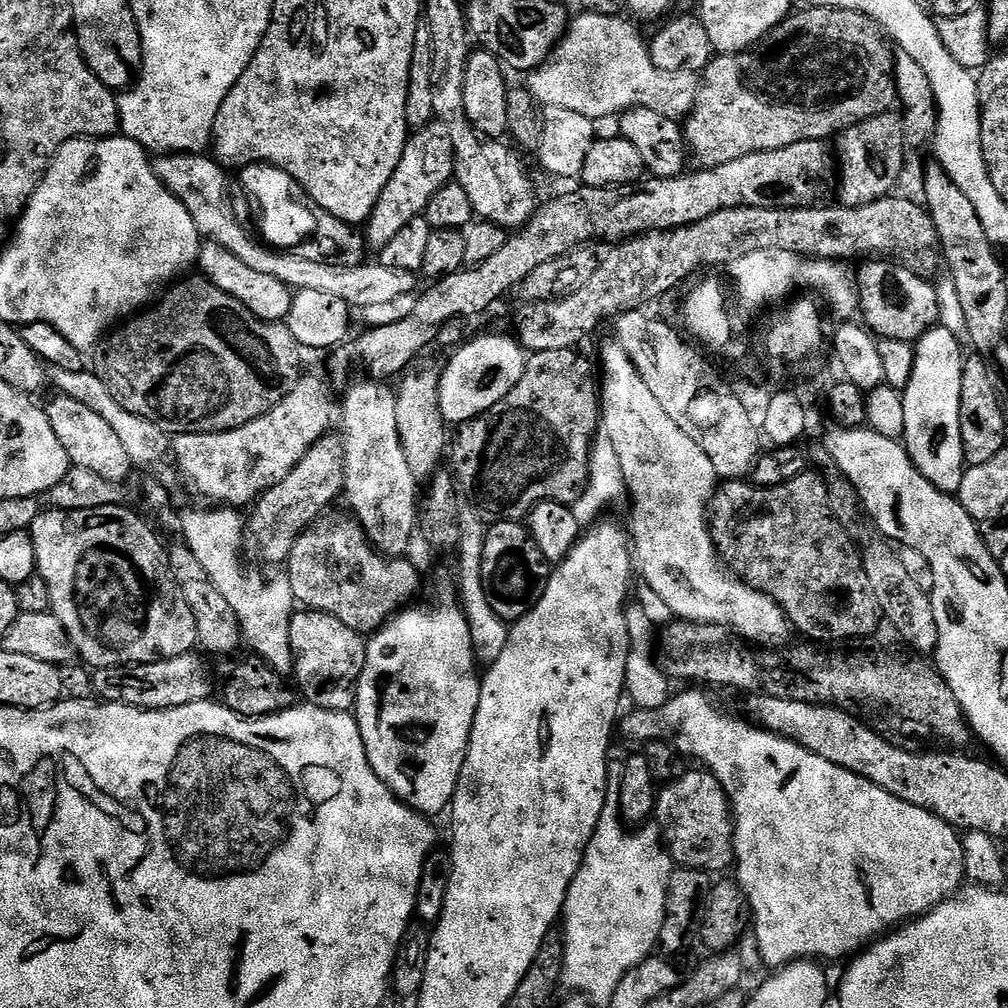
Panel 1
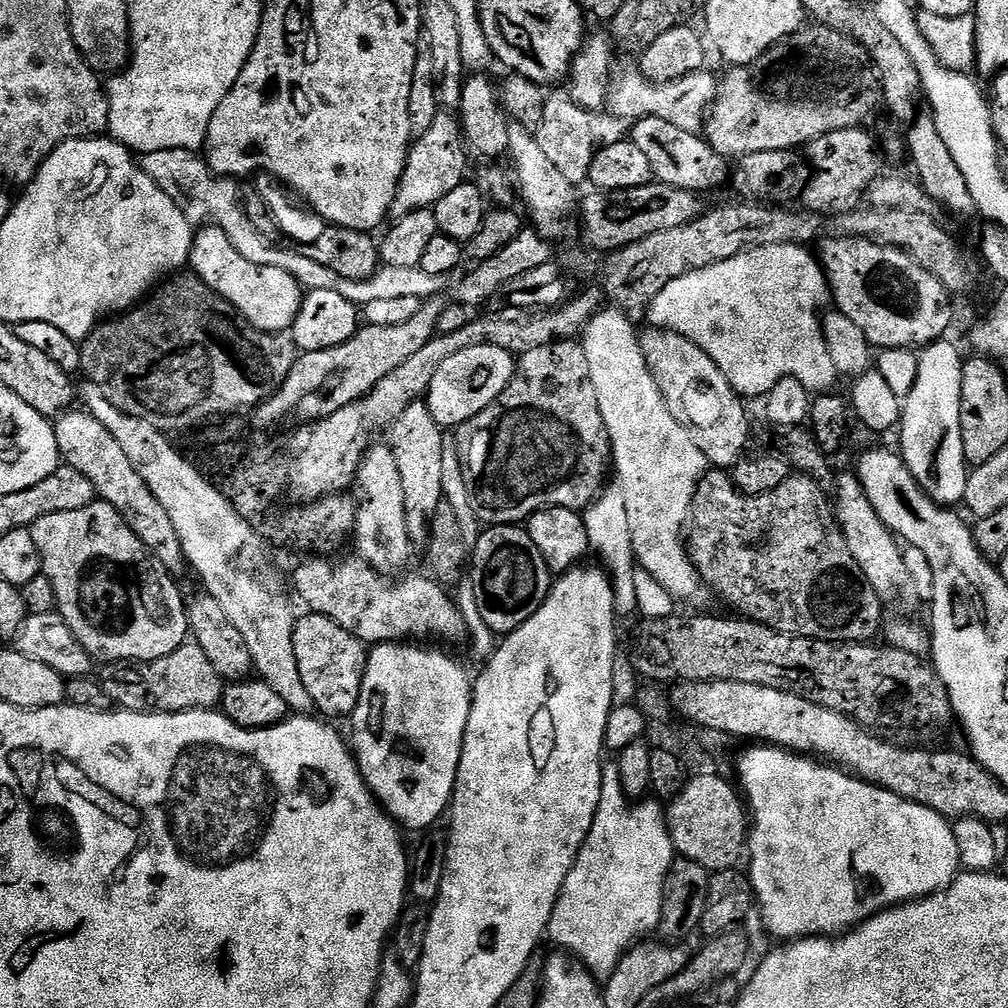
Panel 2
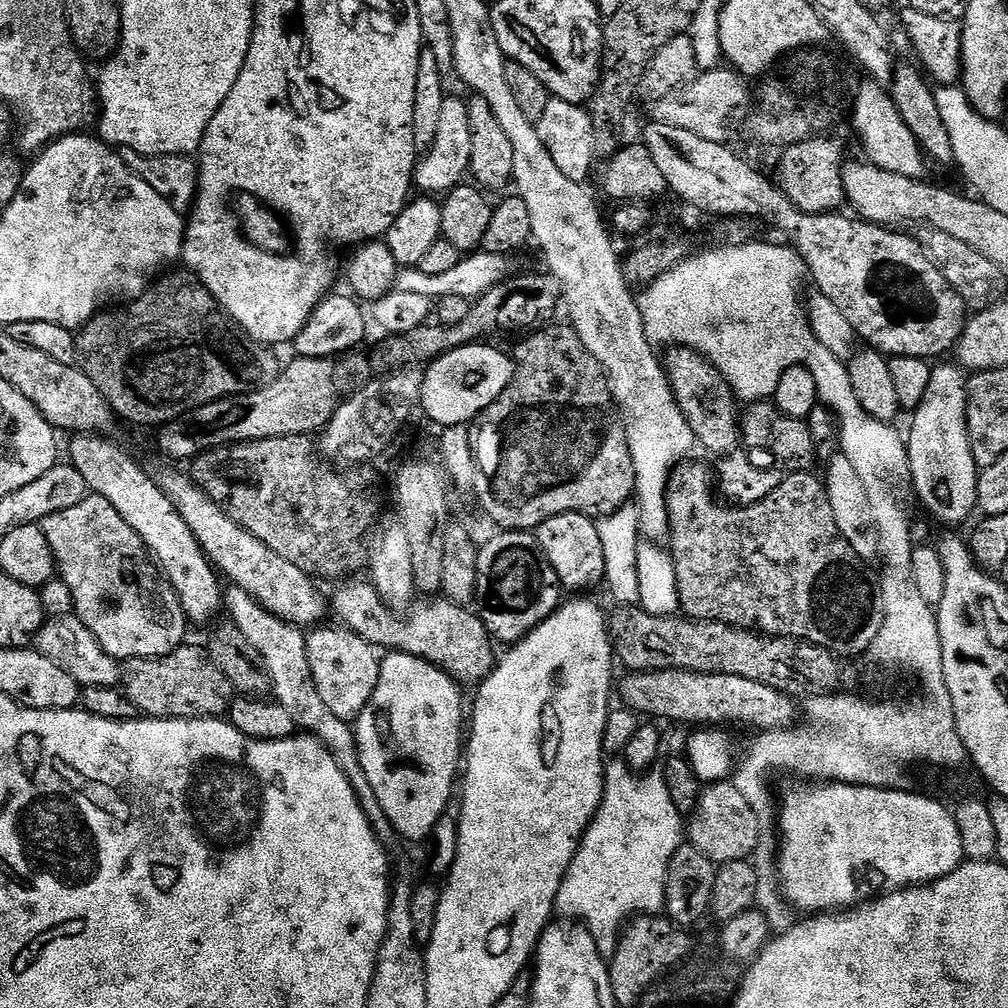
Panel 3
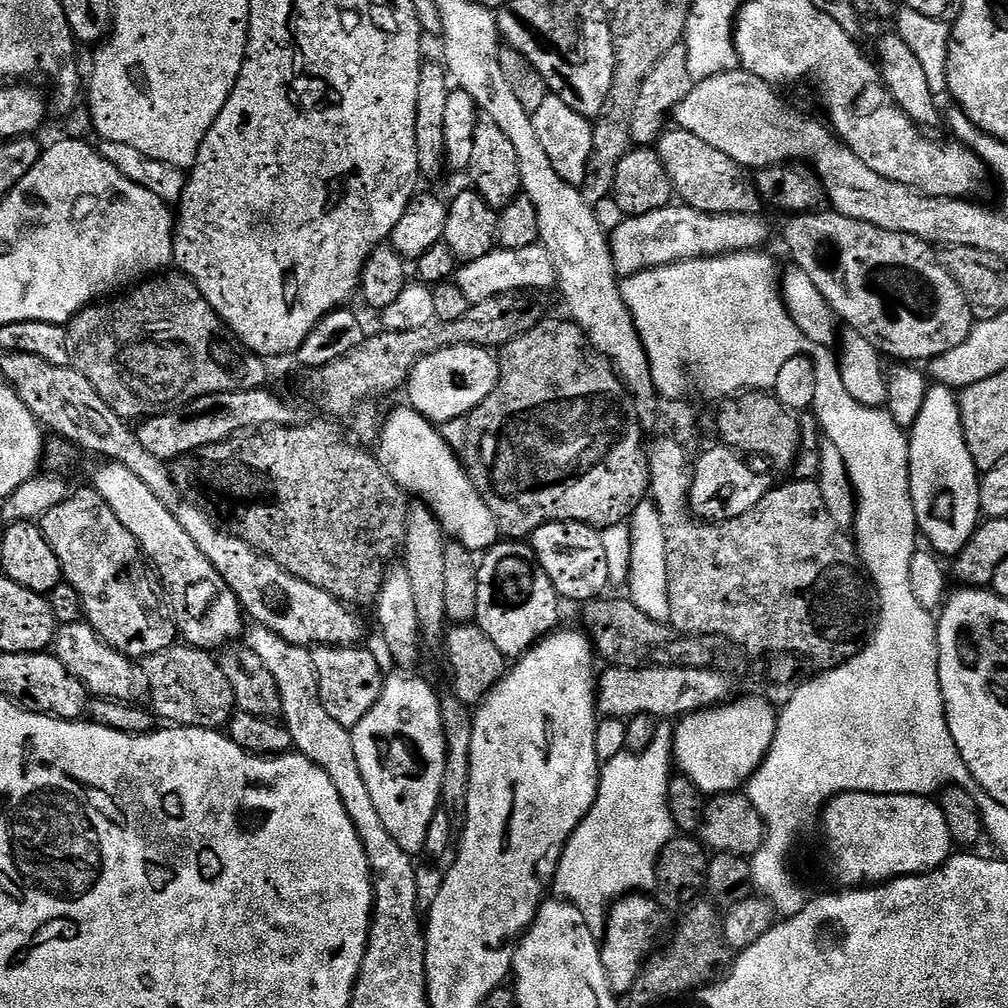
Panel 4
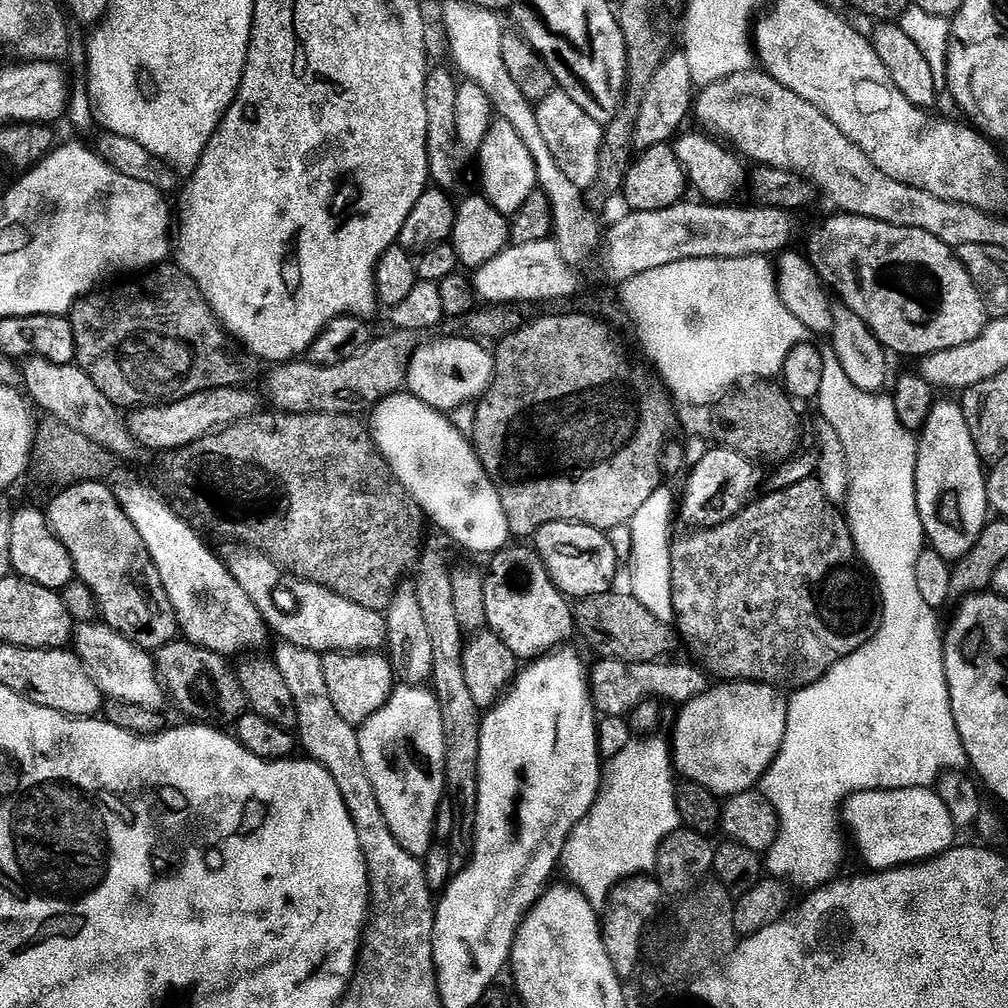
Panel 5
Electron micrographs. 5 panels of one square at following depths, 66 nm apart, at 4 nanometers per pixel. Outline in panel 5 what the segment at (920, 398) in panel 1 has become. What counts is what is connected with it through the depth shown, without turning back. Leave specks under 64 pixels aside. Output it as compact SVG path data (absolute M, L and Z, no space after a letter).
M933 403L928 420L919 433L916 449L916 506L931 551L942 554L942 558L949 562L961 560L970 550L970 546L978 542L978 534L982 534L985 524L989 523L986 468L976 452L974 440L970 438L964 412L959 403Z

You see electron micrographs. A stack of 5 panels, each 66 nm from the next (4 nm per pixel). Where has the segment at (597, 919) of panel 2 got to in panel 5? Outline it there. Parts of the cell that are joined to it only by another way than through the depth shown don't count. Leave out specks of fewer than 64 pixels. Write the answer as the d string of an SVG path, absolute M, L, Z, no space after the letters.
M653 734L651 736L642 736L639 738L632 738L626 746L623 755L614 757L607 761L606 767L602 772L602 779L600 782L600 792L596 796L596 801L591 810L586 814L586 818L582 818L576 824L576 829L568 836L568 841L564 847L564 853L560 856L560 864L562 865L562 872L569 876L571 887L580 889L585 894L593 894L592 892L601 892L607 894L612 891L614 885L619 884L621 880L627 880L637 874L648 874L655 869L656 855L658 854L658 846L660 841L666 839L675 828L681 827L680 815L678 814L678 806L676 805L676 789L678 787L677 781L672 781L674 777L674 761L672 759L672 749L669 747L670 740L667 735Z

